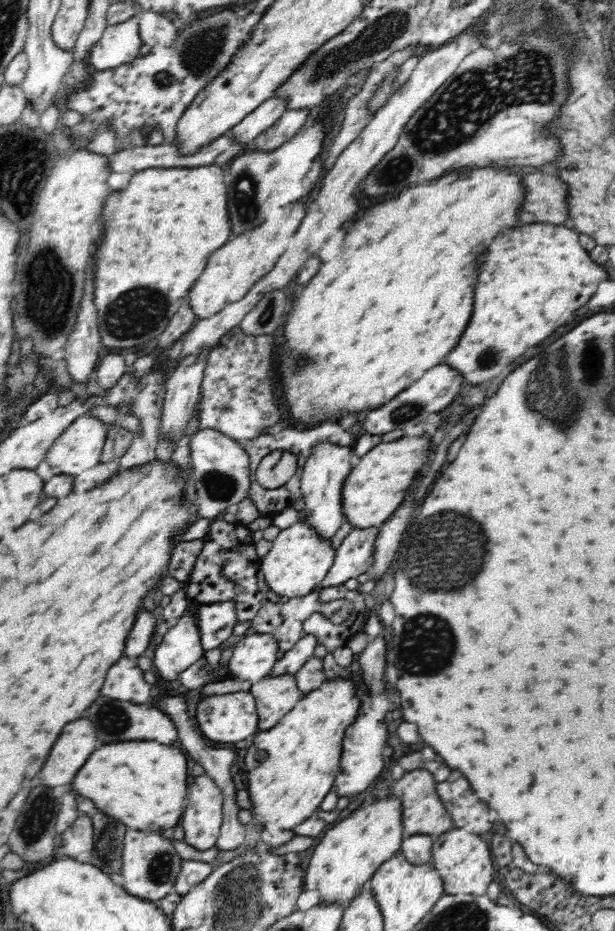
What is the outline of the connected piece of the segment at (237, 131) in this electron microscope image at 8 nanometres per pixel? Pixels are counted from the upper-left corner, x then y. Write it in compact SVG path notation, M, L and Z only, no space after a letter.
M272 97L262 102L258 108L255 108L254 112L250 112L242 122L225 134L230 135L234 141L238 141L240 145L246 146L248 149L255 138L266 128L270 128L285 111L286 99Z

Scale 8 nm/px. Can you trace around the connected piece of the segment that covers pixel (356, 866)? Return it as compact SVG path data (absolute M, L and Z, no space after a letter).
M389 794L384 798L376 799L368 806L359 806L341 822L333 824L332 827L324 831L324 836L322 836L320 844L316 846L305 871L304 890L318 890L320 903L342 903L346 908L352 899L357 897L365 883L371 880L380 865L392 858L396 852L401 851L404 838L402 801L398 797L390 797Z

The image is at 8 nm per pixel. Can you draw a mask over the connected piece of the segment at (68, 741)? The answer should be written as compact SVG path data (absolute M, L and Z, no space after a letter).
M80 718L64 726L60 740L56 740L42 772L38 774L44 786L66 786L72 782L80 766L96 750L98 738L94 724L86 718Z

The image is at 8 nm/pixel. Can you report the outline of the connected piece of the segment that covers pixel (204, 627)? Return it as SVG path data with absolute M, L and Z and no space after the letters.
M234 601L200 605L196 619L204 652L212 650L232 640L236 626L236 605Z

